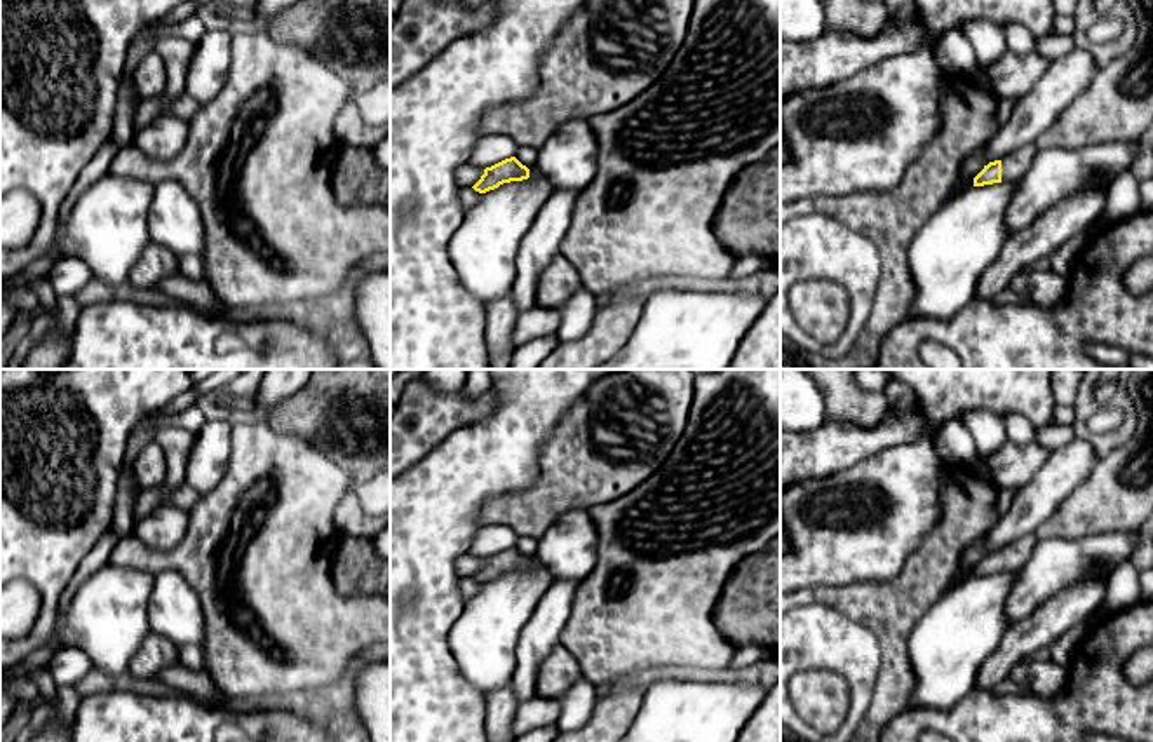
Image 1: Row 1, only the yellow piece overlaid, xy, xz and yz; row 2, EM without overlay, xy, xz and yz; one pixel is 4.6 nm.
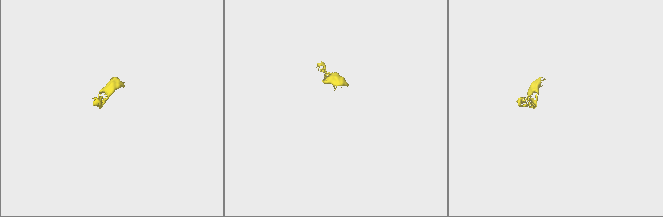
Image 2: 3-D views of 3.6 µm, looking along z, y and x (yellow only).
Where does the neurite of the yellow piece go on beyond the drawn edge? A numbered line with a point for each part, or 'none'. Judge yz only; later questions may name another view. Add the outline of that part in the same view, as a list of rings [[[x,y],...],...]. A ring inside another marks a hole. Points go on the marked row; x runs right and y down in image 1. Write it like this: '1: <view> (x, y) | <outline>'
1: yz (1119, 105) | [[[1132,0],[1137,30],[1127,56],[1101,66],[1090,87],[1035,143],[1001,157],[1001,181],[1021,179],[1045,148],[1078,150],[1137,139],[1153,124],[1153,0]]]

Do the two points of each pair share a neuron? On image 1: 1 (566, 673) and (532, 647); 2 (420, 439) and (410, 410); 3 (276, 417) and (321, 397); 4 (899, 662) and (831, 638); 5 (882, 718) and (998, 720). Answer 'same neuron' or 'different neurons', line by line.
1: different neurons
2: same neuron
3: same neuron
4: different neurons
5: different neurons

